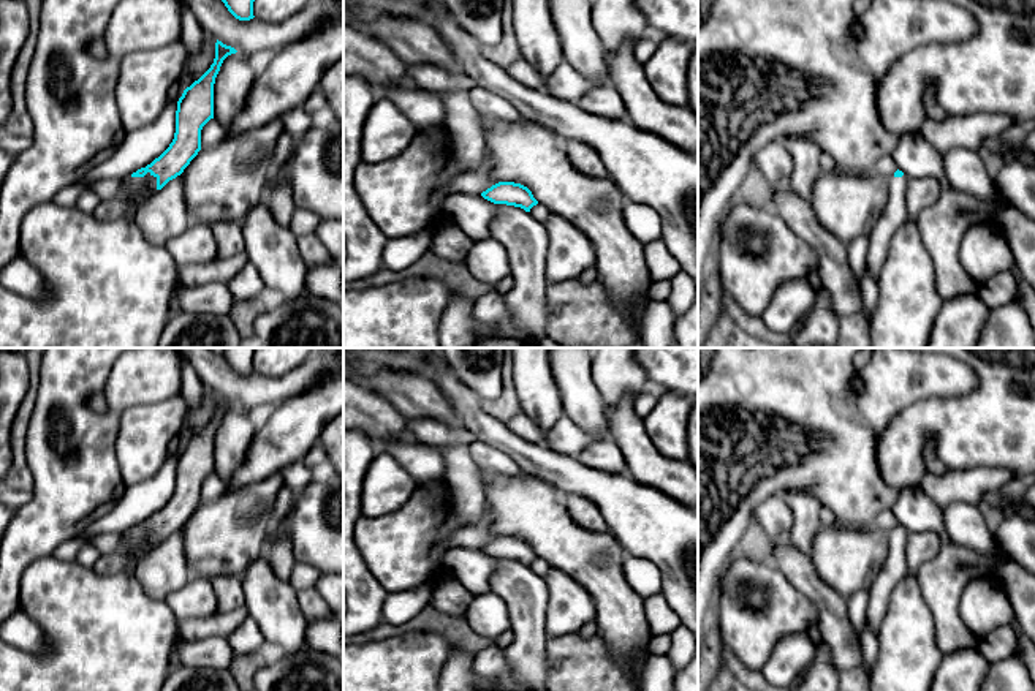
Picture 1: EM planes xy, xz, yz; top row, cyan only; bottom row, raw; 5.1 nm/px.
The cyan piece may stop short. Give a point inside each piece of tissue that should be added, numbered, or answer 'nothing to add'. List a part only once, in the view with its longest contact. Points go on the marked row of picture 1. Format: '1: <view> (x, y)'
1: xy (146, 185)

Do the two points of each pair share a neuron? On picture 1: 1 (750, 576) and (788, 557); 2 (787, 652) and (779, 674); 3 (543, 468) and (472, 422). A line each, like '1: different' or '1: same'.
1: different
2: same
3: same

